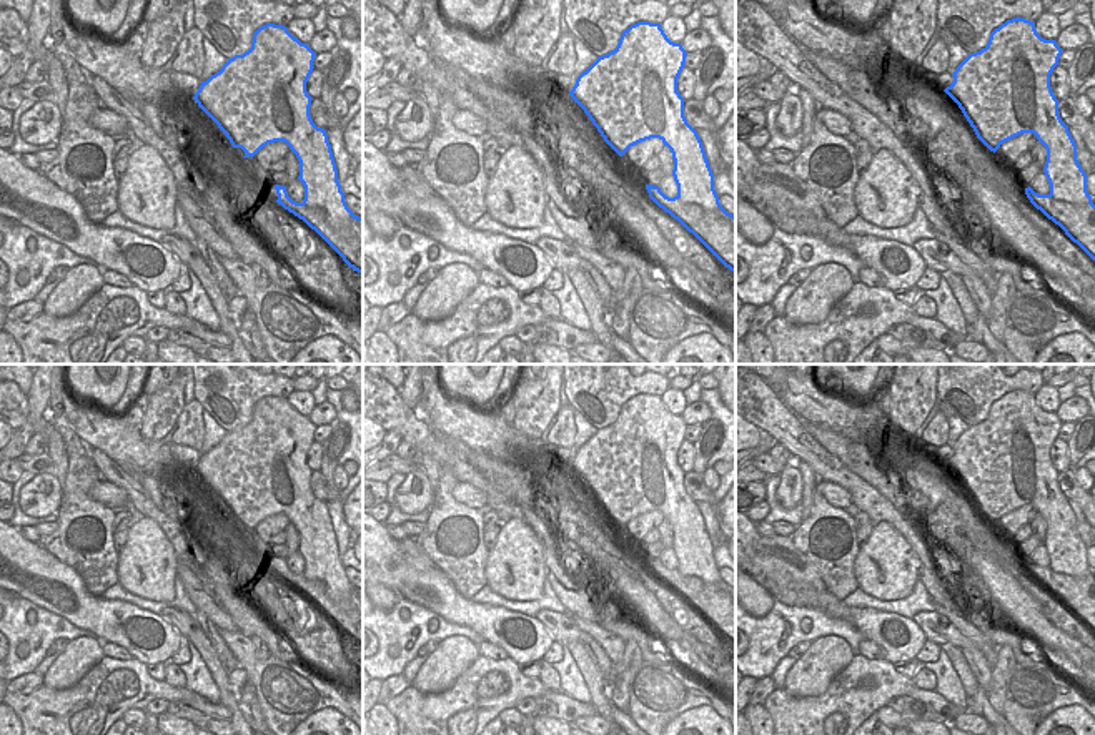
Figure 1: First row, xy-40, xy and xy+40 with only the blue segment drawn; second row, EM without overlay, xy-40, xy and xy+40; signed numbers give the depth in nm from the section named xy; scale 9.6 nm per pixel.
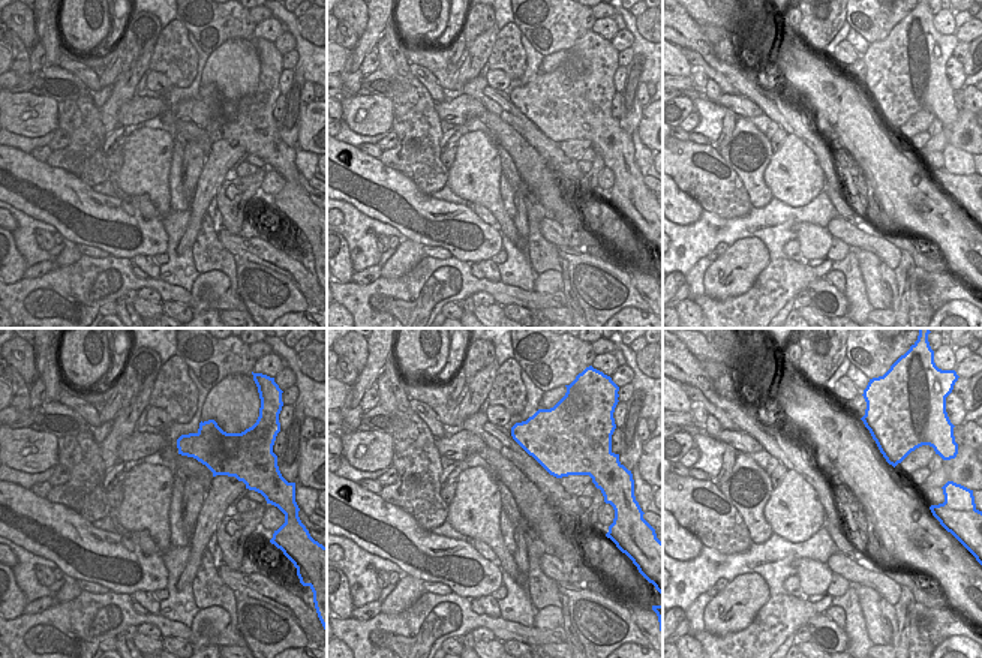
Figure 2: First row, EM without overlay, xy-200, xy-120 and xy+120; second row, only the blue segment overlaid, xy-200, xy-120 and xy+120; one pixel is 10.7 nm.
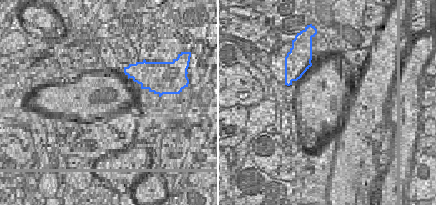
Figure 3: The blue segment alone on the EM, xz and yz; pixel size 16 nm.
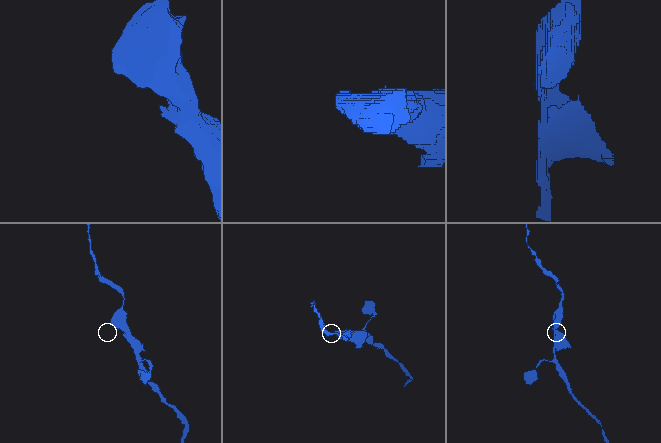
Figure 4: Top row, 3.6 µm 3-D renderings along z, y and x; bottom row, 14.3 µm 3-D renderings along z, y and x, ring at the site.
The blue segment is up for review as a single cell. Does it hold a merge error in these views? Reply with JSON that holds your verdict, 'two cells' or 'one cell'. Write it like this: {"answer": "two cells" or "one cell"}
{"answer": "two cells"}

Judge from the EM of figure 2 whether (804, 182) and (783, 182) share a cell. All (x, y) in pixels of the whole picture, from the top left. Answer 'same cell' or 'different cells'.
same cell

